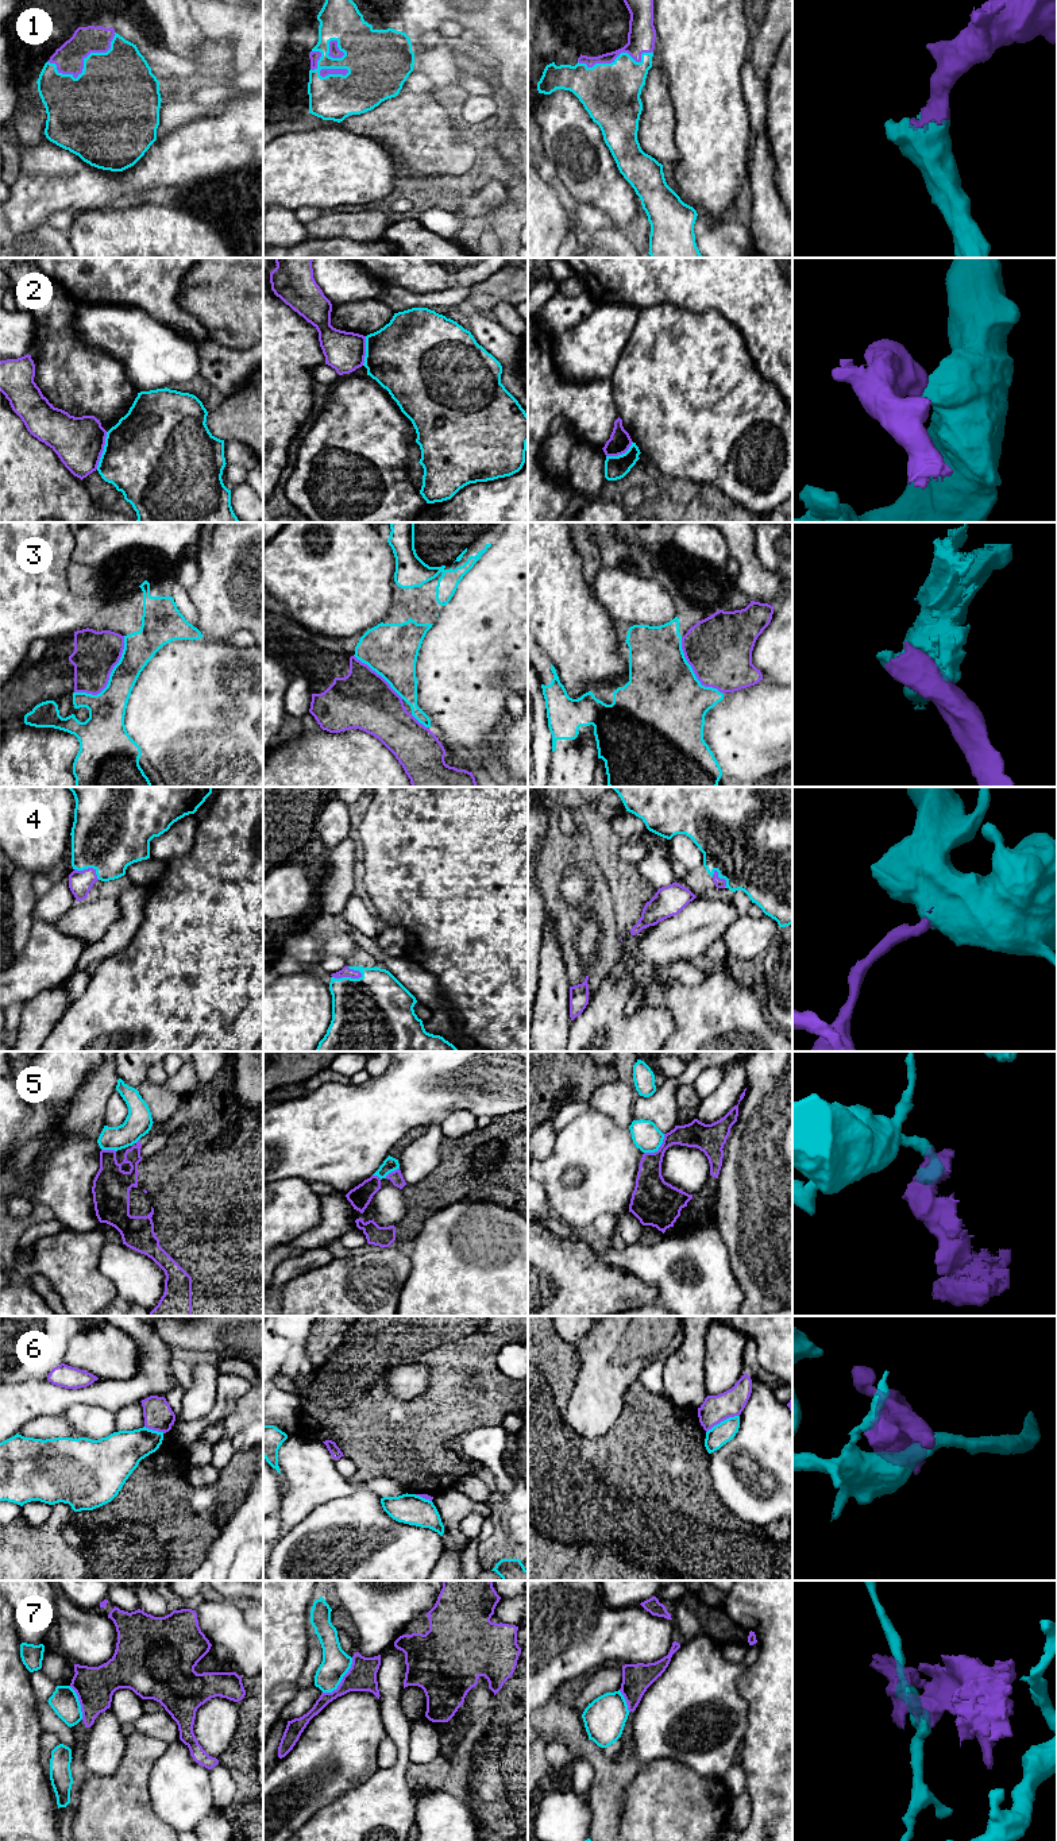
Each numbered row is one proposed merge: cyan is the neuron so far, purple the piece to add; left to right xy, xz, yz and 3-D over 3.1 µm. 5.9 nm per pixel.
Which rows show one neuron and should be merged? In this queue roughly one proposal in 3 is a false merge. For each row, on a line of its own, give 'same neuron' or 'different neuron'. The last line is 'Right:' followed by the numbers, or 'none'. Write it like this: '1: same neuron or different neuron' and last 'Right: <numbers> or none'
1: same neuron
2: different neuron
3: different neuron
4: same neuron
5: different neuron
6: different neuron
7: different neuron
Right: 1, 4

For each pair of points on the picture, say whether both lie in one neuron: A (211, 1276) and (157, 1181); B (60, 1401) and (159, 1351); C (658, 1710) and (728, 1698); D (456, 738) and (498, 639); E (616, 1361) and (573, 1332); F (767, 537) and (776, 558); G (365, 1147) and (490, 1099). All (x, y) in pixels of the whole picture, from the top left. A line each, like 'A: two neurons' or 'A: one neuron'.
A: one neuron
B: one neuron
C: one neuron
D: one neuron
E: two neurons
F: one neuron
G: one neuron

